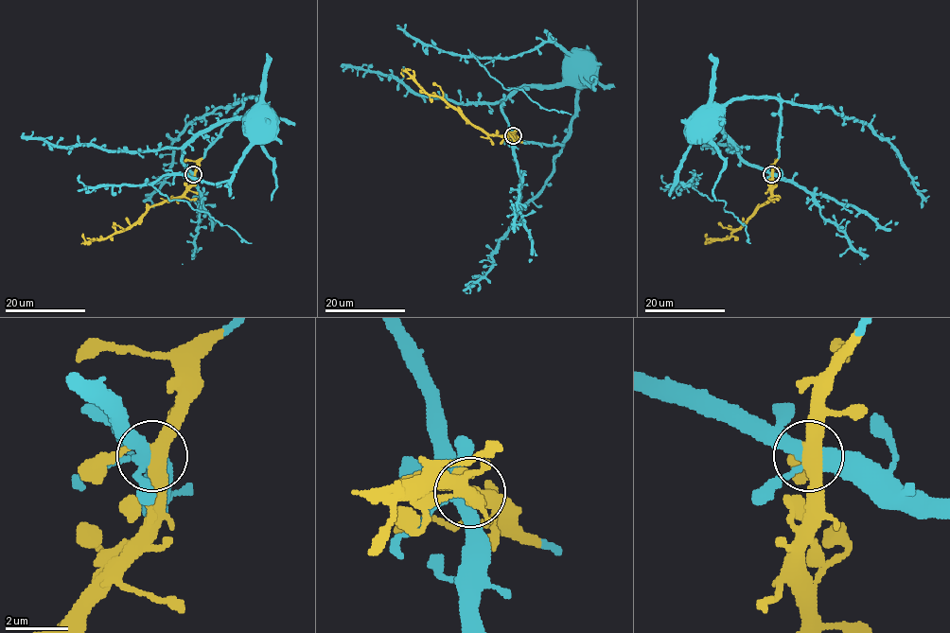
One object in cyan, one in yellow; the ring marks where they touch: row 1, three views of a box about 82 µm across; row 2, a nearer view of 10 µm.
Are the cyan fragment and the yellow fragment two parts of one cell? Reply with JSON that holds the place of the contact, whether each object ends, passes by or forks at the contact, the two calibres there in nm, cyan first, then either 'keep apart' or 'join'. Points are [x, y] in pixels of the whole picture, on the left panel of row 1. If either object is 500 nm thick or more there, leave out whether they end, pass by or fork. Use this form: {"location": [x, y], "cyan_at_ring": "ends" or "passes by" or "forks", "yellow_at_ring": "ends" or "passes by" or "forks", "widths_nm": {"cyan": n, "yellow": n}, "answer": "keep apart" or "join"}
{"location": [193, 174], "cyan_at_ring": "forks", "yellow_at_ring": "forks", "widths_nm": {"cyan": 400, "yellow": 360}, "answer": "join"}

